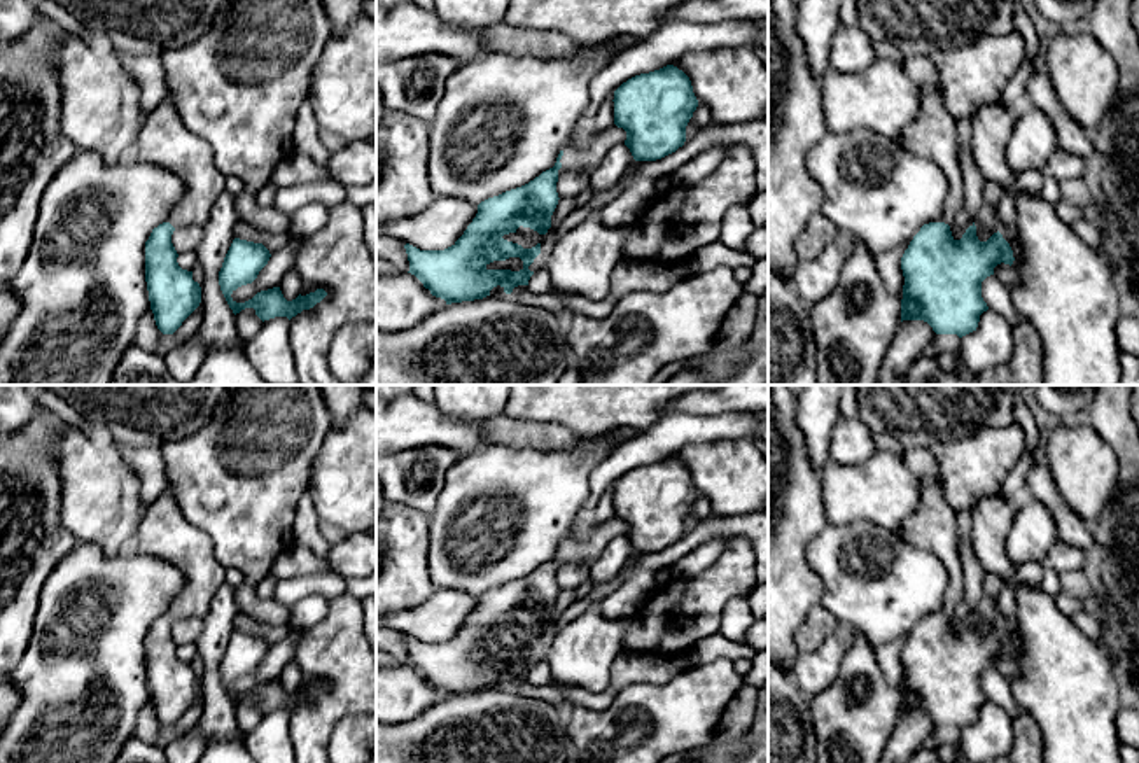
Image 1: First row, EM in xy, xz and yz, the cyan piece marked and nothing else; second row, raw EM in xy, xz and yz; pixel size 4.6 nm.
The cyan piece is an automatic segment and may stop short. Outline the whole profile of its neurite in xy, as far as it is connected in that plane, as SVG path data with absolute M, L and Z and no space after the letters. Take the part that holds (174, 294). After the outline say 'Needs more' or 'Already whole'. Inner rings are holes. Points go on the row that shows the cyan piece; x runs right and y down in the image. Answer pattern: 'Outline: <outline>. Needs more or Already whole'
Outline: M170 94L145 117L133 152L173 172L185 186L185 194L145 242L150 310L157 329L173 334L199 306L201 287L192 271L178 266L171 234L177 228L208 222L215 200L226 191L226 175L217 168L212 147L180 121Z. Needs more

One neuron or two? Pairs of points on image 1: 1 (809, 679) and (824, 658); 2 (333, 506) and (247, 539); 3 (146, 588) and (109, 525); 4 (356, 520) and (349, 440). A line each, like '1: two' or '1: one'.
1: one
2: two
3: two
4: one

